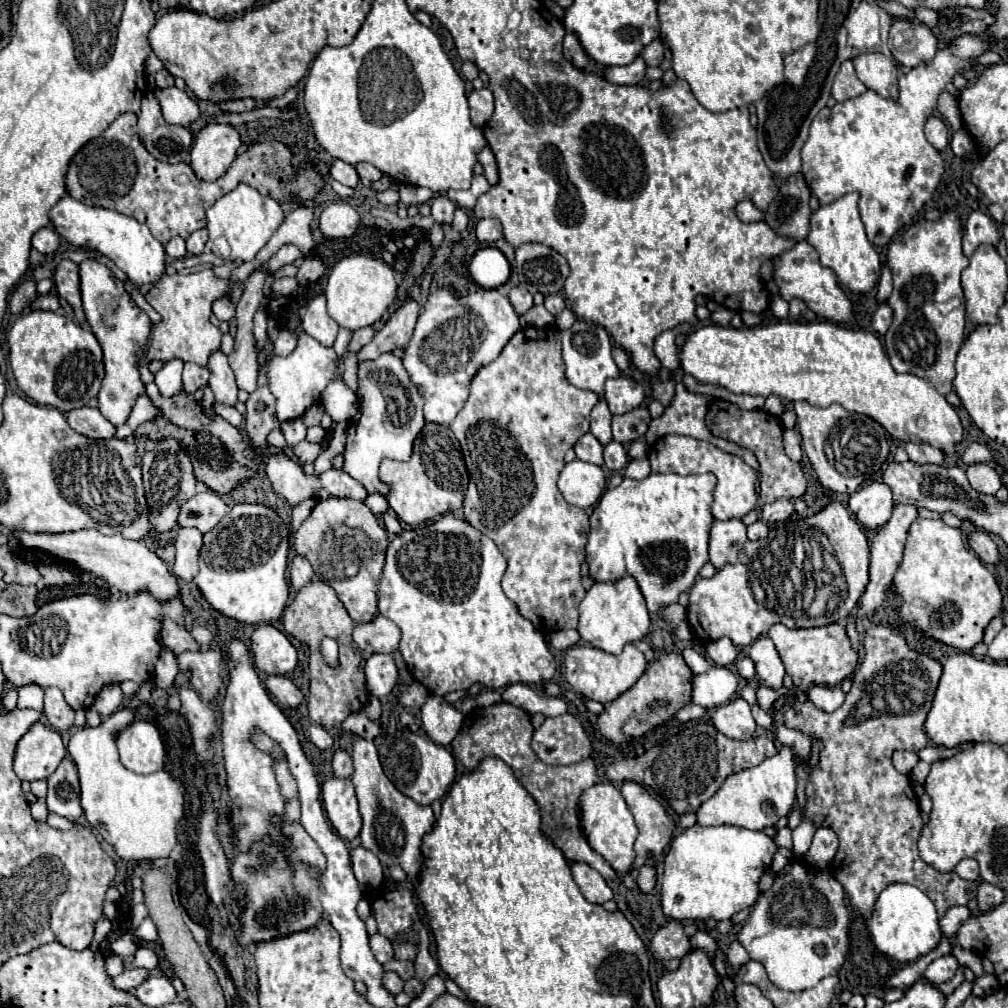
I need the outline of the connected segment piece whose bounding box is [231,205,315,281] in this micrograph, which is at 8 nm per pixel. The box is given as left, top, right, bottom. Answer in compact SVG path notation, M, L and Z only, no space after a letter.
M301 205L297 209L293 209L285 221L279 225L279 229L273 233L273 237L269 239L269 243L259 251L259 255L249 261L249 263L243 263L239 269L235 269L235 273L231 275L233 281L245 281L263 261L271 259L271 255L277 253L277 249L281 245L287 245L287 243L293 243L297 245L303 255L311 255L311 249L315 247L313 243L313 237L311 237L311 221L313 221L313 213L315 213L315 207L313 205Z

